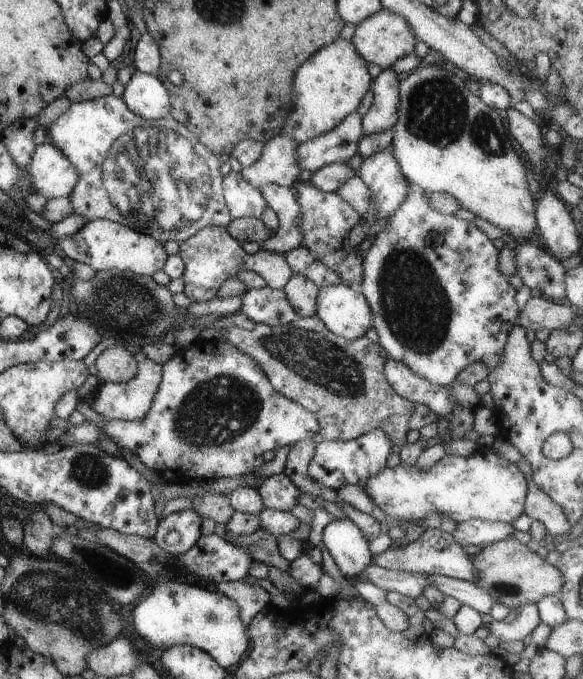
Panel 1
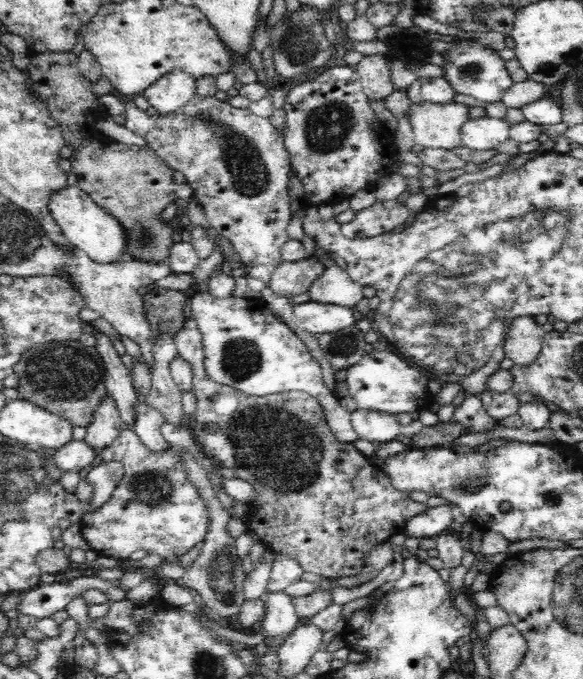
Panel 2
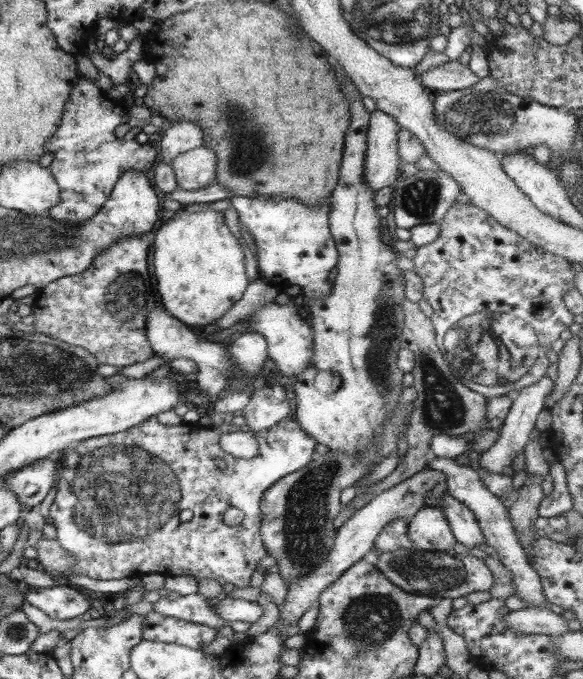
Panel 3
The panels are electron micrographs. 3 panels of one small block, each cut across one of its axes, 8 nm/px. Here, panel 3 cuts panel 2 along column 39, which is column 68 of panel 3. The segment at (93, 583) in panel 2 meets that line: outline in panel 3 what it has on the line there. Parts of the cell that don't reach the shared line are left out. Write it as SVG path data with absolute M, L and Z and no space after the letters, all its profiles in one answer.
M68 584L23 588L23 593L34 608L40 608L50 618L56 618L56 620L83 615L92 607L86 592Z

